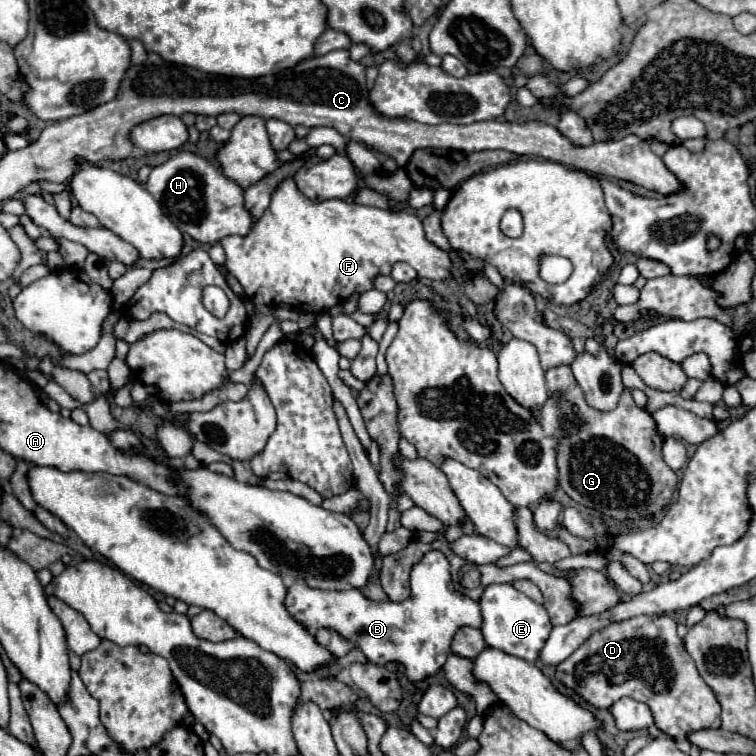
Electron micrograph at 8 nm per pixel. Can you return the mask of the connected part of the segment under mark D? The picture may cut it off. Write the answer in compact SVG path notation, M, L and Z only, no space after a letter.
M668 614L634 616L594 632L556 666L556 678L598 710L608 710L624 696L648 704L654 724L674 740L704 728L720 728L720 704L700 678Z

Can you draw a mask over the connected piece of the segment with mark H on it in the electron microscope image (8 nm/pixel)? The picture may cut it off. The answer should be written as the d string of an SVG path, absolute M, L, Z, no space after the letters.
M182 150L168 162L152 168L146 190L162 206L174 226L196 242L214 244L224 236L246 236L254 226L254 220L244 206L244 190L234 180L226 178L212 160L190 150Z

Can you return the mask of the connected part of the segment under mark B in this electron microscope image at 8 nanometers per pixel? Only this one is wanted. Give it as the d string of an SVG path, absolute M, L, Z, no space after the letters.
M428 552L422 562L412 568L412 594L404 602L372 602L358 590L318 590L306 584L294 584L286 596L288 612L308 630L330 628L344 638L356 642L366 658L374 664L398 662L406 668L406 676L418 682L436 674L448 654L450 642L458 628L482 626L482 610L478 600L454 590L450 580L450 564L442 552Z

